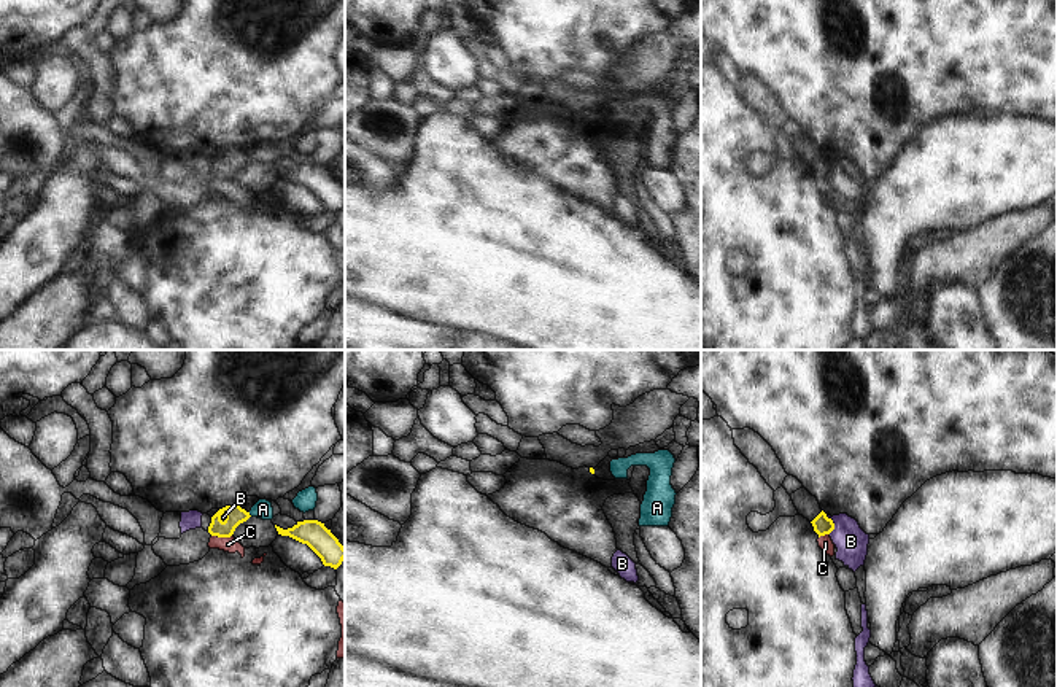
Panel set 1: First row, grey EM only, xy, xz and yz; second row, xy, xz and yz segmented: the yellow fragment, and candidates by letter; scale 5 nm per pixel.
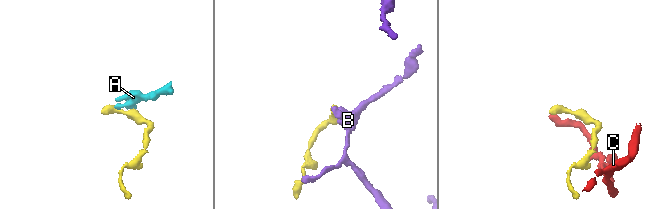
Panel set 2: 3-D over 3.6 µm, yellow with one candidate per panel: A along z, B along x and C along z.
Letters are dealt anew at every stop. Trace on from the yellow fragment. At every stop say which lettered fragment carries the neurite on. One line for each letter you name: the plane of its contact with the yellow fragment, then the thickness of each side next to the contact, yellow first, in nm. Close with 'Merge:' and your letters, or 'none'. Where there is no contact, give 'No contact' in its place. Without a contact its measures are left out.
Merge: none.

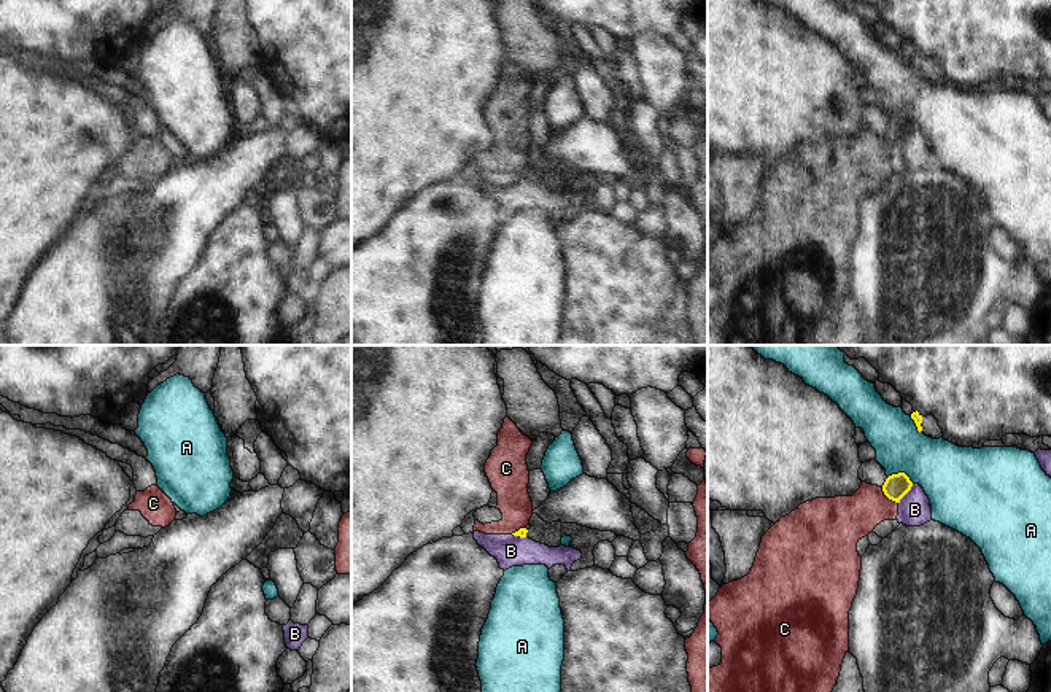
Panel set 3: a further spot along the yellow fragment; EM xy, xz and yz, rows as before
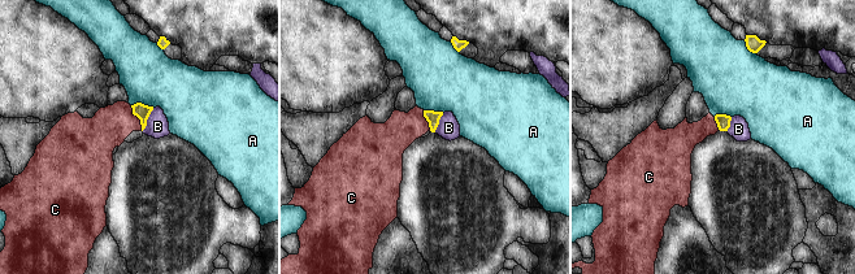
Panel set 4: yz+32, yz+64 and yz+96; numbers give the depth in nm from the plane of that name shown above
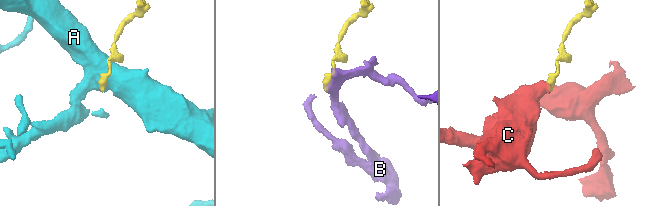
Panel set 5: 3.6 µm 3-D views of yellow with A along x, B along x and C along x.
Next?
C: Touches yellow in yz. Thickness 120 nm (yellow) against 240 nm
Merge: C.

